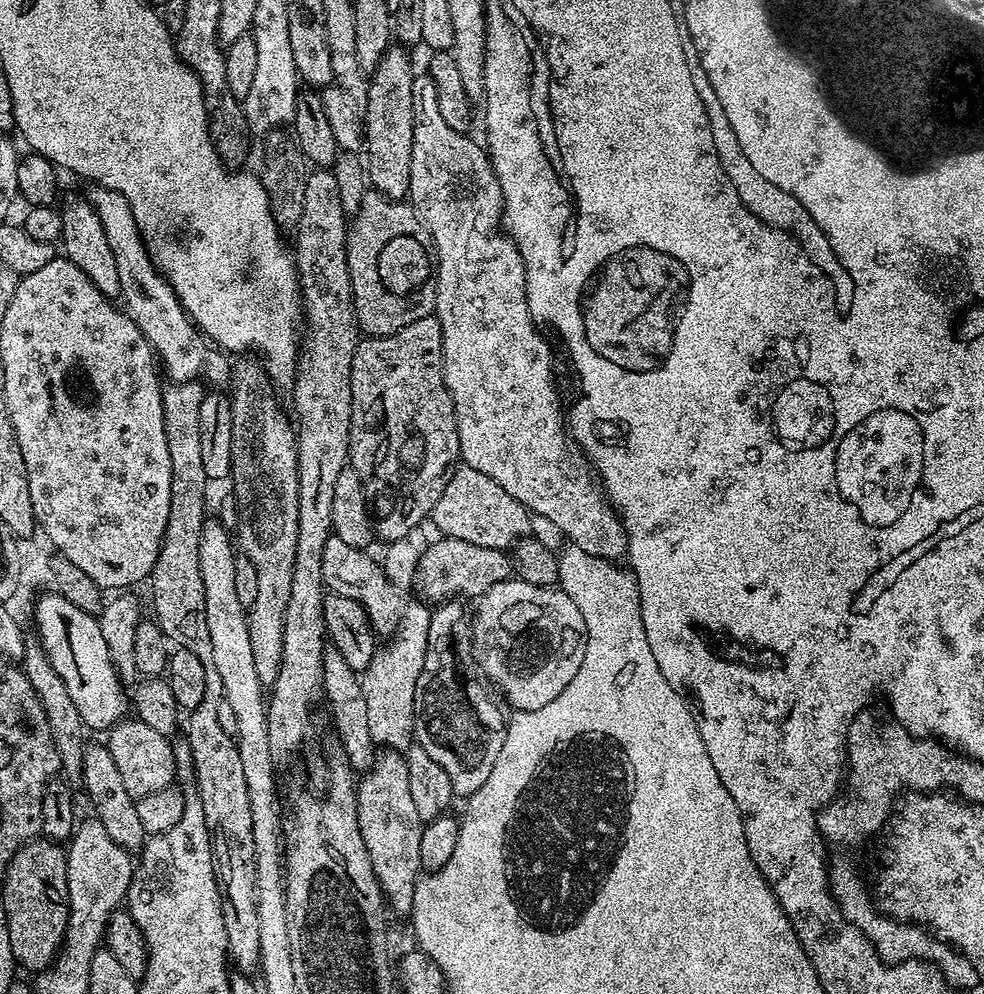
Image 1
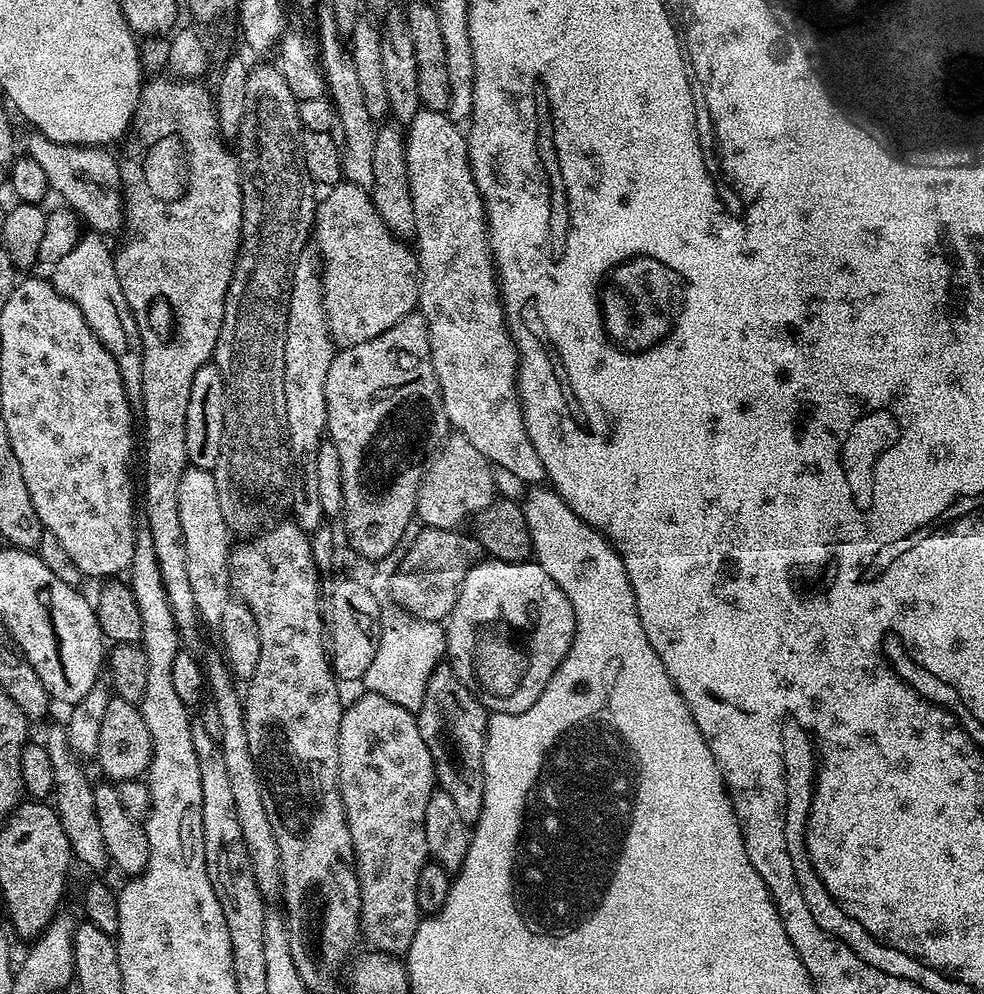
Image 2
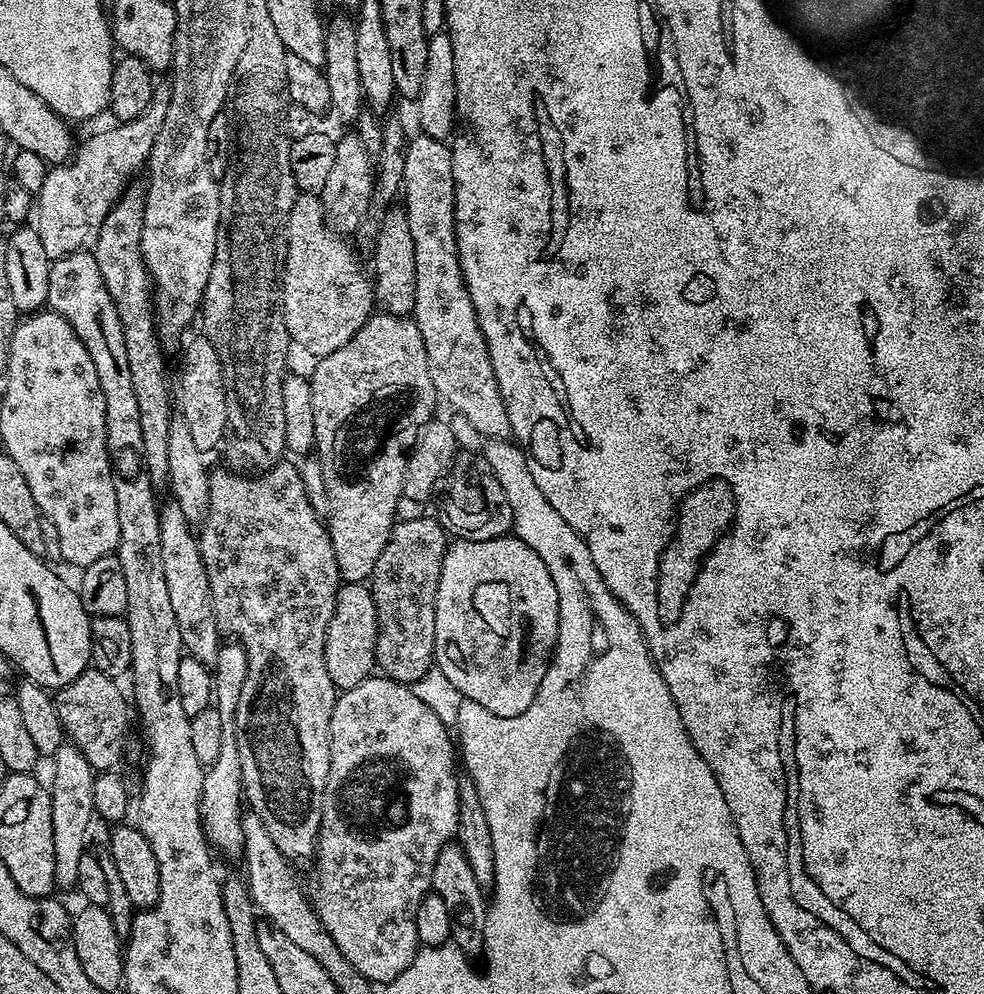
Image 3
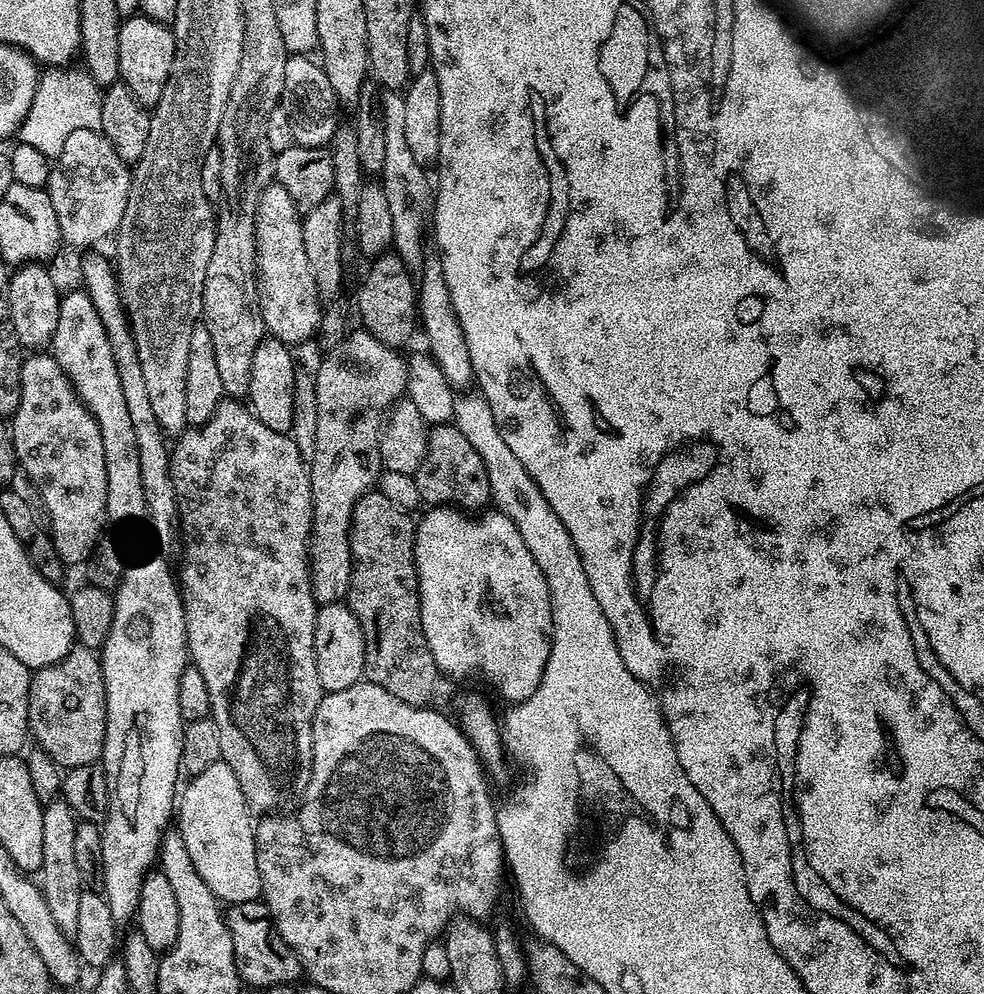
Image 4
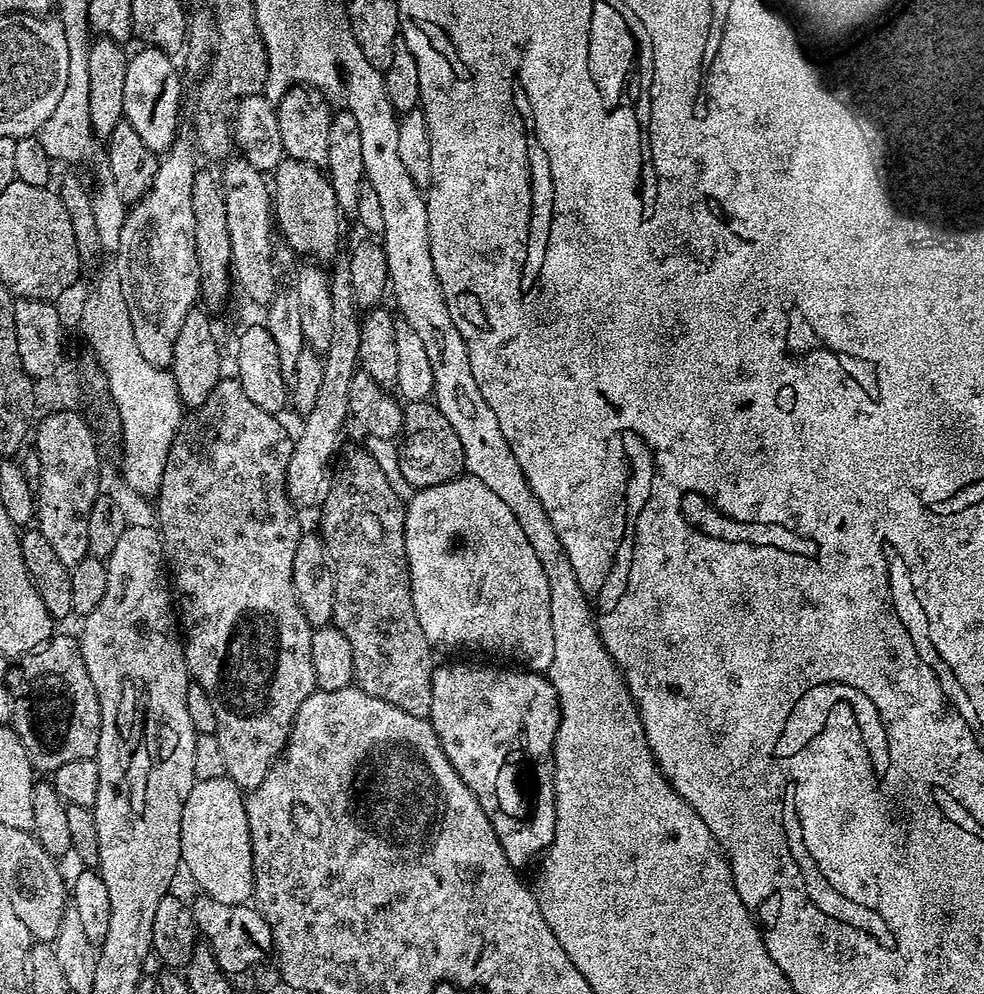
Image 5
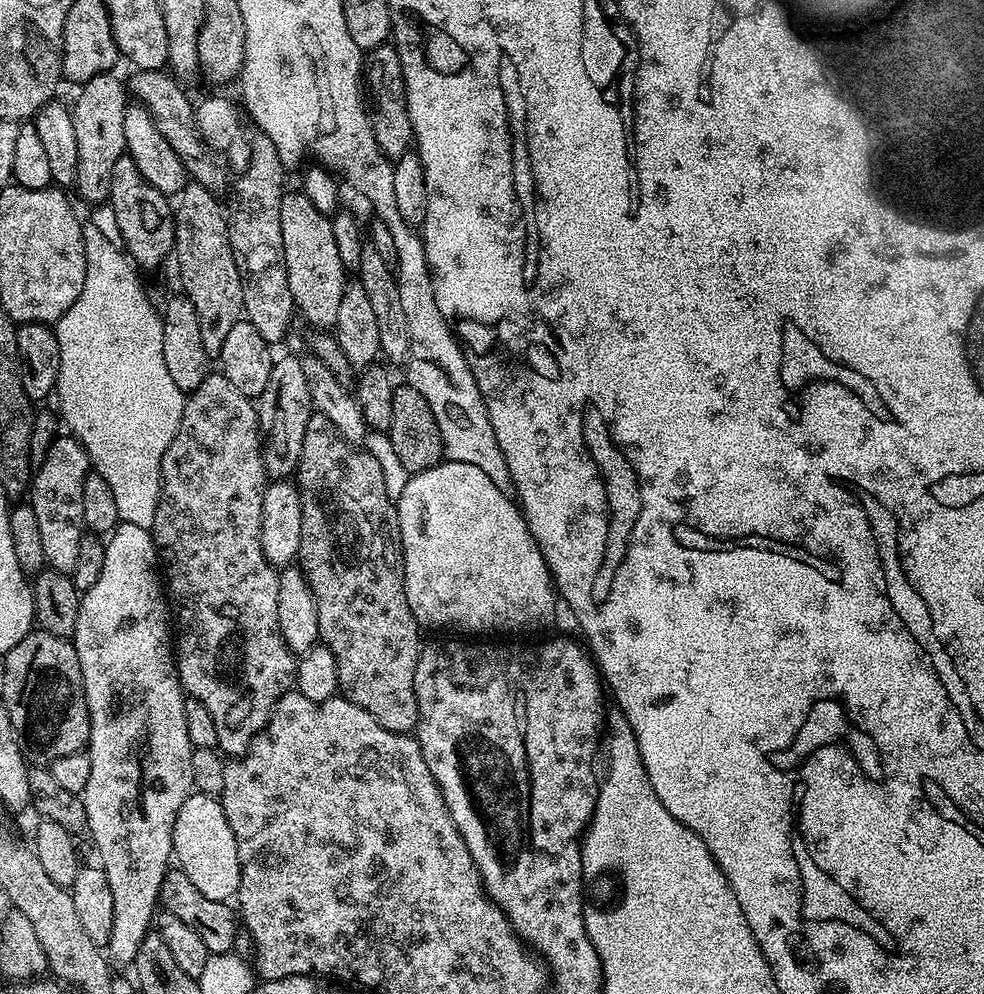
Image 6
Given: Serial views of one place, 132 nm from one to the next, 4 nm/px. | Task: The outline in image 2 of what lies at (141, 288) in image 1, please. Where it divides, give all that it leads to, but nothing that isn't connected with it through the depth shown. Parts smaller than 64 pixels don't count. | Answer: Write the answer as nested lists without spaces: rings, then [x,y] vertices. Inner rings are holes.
[[[33,131],[28,140],[26,154],[42,166],[46,182],[53,193],[61,196],[63,203],[91,231],[97,234],[120,232],[124,226],[124,197],[120,191],[120,165],[105,147],[82,144],[63,144]],[[88,223],[88,224],[87,224]]]

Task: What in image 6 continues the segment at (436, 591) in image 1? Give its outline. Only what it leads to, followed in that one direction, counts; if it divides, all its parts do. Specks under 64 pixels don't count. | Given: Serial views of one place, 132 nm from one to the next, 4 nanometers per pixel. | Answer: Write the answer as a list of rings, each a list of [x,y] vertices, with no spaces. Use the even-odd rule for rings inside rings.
[[[313,411],[294,480],[302,500],[298,567],[304,571],[316,599],[319,643],[325,644],[338,662],[339,695],[354,702],[354,706],[362,706],[378,726],[391,732],[415,733],[420,711],[414,694],[414,670],[422,647],[422,626],[414,618],[410,602],[406,602],[402,560],[398,555],[396,505],[387,497],[382,469],[370,453],[341,440],[330,418]]]

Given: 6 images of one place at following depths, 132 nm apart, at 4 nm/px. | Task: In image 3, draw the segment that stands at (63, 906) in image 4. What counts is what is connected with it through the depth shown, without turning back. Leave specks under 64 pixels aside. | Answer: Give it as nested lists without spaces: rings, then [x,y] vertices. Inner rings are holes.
[[[63,742],[50,757],[52,768],[52,821],[54,822],[54,878],[57,889],[75,889],[78,862],[86,854],[88,827],[94,821],[94,778],[96,772],[86,762],[86,754],[71,742]]]

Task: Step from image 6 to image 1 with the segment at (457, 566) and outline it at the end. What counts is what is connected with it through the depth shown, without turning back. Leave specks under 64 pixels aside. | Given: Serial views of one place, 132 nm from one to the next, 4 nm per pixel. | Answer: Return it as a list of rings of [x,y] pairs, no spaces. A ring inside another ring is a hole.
[[[509,578],[490,586],[490,590],[482,593],[479,600],[480,605],[476,612],[474,608],[472,616],[472,650],[476,654],[479,671],[504,691],[505,698],[513,704],[511,707],[515,711],[542,710],[542,706],[554,702],[554,698],[570,686],[574,674],[578,674],[578,666],[582,666],[588,641],[582,610],[574,606],[563,588],[534,586],[519,578]]]

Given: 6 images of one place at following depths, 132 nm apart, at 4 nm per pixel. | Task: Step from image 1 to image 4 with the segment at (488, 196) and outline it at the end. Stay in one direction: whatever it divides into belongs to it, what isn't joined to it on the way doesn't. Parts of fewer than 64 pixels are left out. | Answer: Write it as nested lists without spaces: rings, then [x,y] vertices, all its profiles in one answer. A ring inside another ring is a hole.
[[[436,254],[425,255],[418,272],[418,320],[422,325],[422,332],[424,328],[425,338],[428,339],[427,351],[438,362],[442,374],[446,374],[446,378],[454,386],[471,385],[473,378],[470,350],[466,348],[466,338],[450,302],[450,294],[442,274],[442,262]]]

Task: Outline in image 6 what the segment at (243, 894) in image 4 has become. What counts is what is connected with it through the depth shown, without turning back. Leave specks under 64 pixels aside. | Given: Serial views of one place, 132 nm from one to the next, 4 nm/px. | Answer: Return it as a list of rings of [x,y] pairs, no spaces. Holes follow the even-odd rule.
[[[197,792],[188,796],[186,802],[179,807],[178,814],[175,815],[175,824],[172,827],[172,851],[175,863],[178,862],[179,871],[184,872],[206,898],[210,898],[211,901],[226,902],[235,897],[241,884],[241,863],[238,862],[234,832],[226,822],[225,810],[217,797]]]

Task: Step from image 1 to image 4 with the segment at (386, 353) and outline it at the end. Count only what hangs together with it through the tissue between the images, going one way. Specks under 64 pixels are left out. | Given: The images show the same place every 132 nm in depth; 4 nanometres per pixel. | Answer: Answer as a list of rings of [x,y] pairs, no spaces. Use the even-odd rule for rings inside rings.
[[[363,330],[349,331],[348,335],[336,348],[327,349],[324,361],[320,364],[320,369],[315,369],[316,393],[318,394],[318,434],[314,434],[314,458],[310,462],[310,475],[312,477],[312,539],[308,546],[310,557],[310,567],[312,569],[312,593],[317,605],[338,604],[347,597],[350,590],[350,578],[352,577],[352,515],[354,506],[366,493],[373,491],[379,485],[382,475],[382,465],[380,463],[380,437],[382,435],[382,416],[380,412],[387,413],[407,393],[408,391],[408,361],[397,351],[397,349],[386,346],[374,338],[374,334]]]

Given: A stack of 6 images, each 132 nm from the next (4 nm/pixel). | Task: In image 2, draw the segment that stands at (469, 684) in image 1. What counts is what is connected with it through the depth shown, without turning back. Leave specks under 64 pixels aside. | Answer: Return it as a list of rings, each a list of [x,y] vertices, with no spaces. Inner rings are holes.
[[[441,662],[430,674],[422,706],[415,713],[422,742],[430,750],[434,762],[439,791],[450,794],[458,809],[458,818],[474,826],[482,814],[484,805],[484,755],[488,737],[490,713],[480,699],[454,674],[452,665]]]

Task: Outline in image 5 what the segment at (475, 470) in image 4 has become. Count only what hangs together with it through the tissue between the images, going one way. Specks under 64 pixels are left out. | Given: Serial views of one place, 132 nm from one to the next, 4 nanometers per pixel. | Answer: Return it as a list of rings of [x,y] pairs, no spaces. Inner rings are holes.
[[[431,399],[407,401],[403,405],[403,410],[402,430],[398,437],[398,465],[402,468],[403,477],[415,490],[455,480],[465,471],[464,455],[462,454],[462,442],[458,442],[458,434],[454,434],[454,426],[446,422],[446,414],[442,414],[442,410],[437,408]]]

